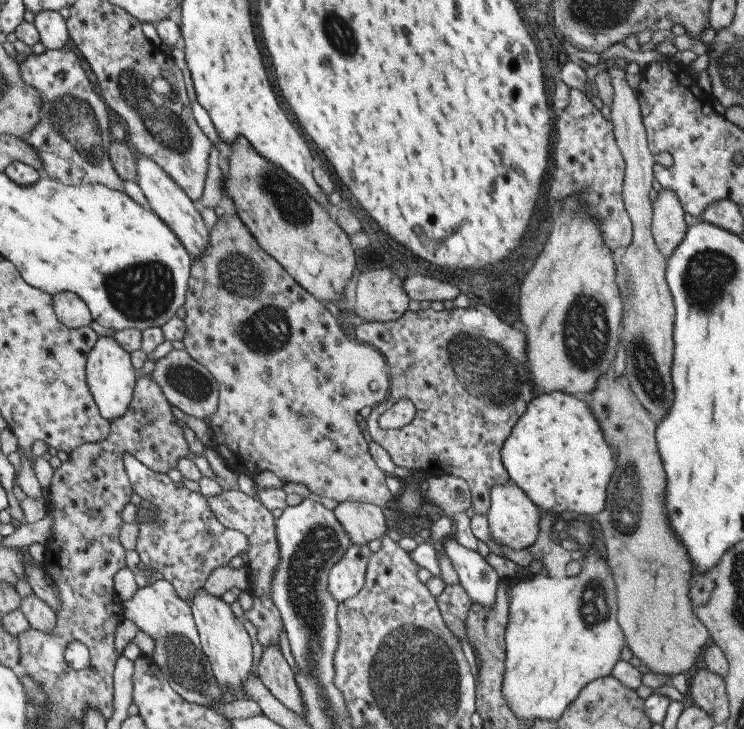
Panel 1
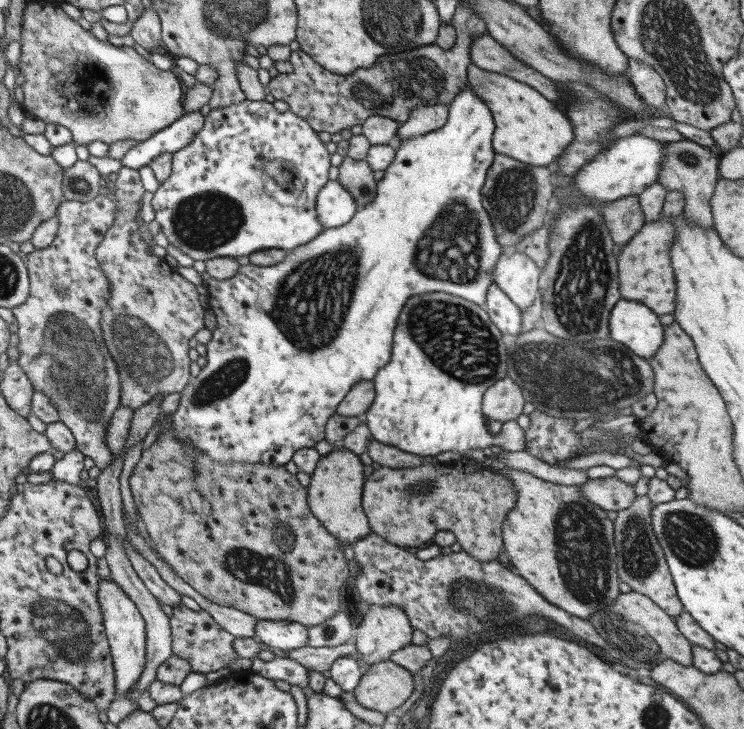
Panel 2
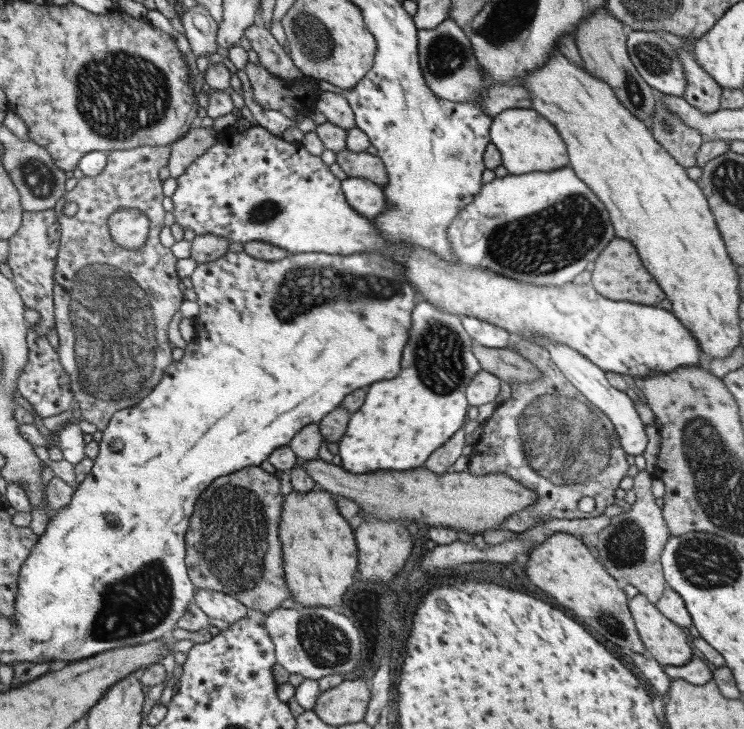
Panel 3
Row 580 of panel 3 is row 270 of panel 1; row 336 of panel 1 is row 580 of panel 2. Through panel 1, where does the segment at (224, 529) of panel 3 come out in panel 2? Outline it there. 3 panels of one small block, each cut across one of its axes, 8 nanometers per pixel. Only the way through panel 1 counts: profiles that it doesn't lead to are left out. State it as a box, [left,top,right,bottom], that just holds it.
[130,429,358,628]

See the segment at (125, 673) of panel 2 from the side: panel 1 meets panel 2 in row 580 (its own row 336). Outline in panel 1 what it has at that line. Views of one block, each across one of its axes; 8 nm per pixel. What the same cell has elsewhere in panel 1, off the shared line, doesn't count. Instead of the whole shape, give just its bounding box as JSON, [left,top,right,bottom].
[86,336,137,422]

